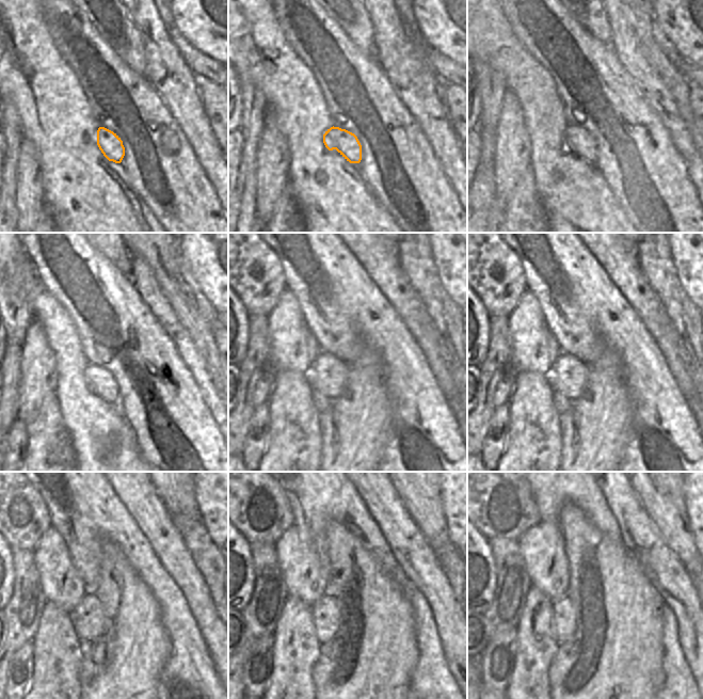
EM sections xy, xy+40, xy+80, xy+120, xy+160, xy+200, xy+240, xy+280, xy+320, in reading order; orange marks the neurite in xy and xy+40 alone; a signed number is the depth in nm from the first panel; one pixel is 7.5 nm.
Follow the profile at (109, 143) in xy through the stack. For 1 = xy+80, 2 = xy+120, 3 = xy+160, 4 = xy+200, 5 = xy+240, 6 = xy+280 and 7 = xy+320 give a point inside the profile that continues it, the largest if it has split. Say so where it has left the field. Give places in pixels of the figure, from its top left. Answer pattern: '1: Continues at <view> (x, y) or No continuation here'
1: Continues at xy+80 (576, 140)
2: Continues at xy+120 (99, 381)
3: Continues at xy+160 (326, 375)
4: Continues at xy+200 (568, 375)
5: Continues at xy+240 (88, 619)
6: Continues at xy+280 (325, 613)
7: Continues at xy+320 (562, 610).

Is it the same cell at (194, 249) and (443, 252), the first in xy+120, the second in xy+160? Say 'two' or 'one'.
one

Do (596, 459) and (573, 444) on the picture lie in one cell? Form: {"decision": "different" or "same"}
{"decision": "same"}

